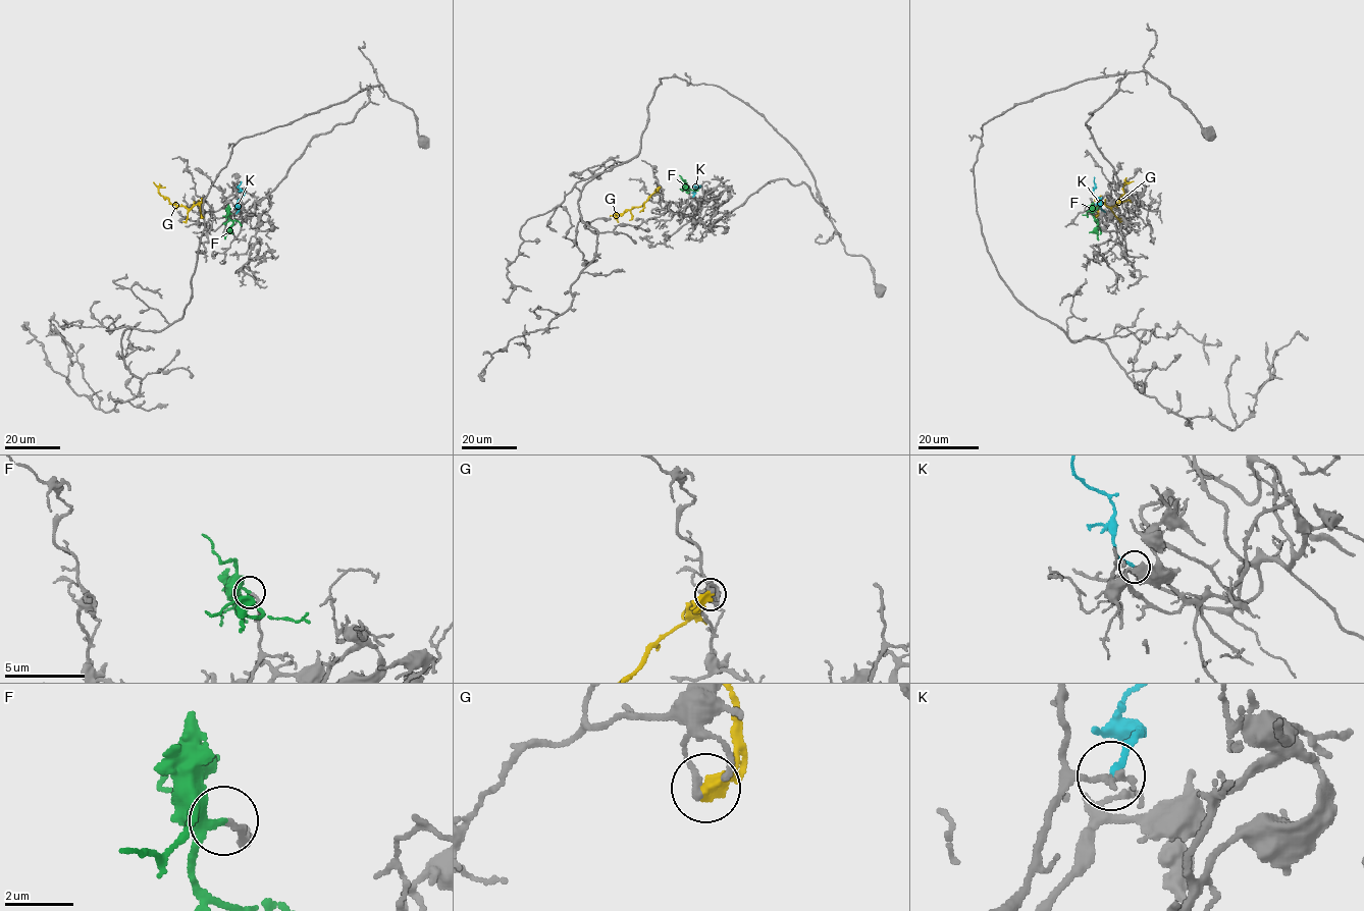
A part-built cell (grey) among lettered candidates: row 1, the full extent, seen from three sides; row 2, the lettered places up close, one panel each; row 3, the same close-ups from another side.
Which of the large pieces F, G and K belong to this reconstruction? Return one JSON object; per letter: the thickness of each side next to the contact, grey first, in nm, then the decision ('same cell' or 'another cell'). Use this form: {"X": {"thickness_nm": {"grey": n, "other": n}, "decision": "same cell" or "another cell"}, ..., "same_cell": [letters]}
{"F": {"thickness_nm": {"grey": 180, "other": 190}, "decision": "same cell"}, "G": {"thickness_nm": {"grey": 200, "other": 320}, "decision": "another cell"}, "K": {"thickness_nm": {"grey": 140, "other": 180}, "decision": "another cell"}, "same_cell": ["F"]}

